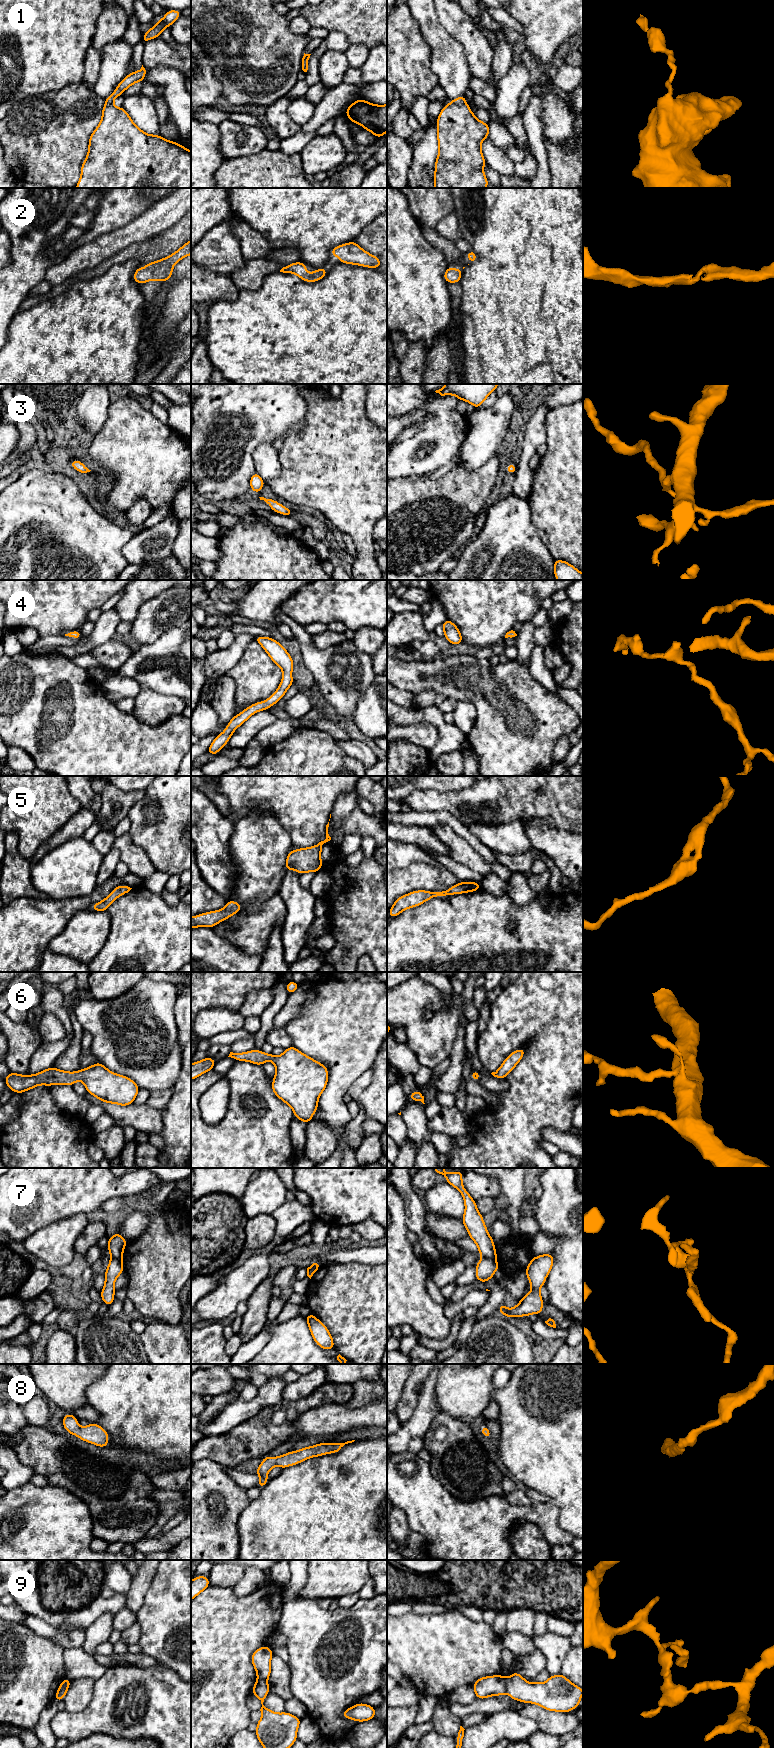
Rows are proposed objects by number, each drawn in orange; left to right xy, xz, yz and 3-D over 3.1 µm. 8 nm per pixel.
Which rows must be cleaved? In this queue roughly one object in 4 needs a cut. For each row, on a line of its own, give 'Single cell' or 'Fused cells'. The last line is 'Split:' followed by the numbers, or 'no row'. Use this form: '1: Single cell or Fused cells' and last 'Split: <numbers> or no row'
1: Fused cells
2: Single cell
3: Single cell
4: Single cell
5: Single cell
6: Single cell
7: Fused cells
8: Single cell
9: Fused cells
Split: 1, 7, 9

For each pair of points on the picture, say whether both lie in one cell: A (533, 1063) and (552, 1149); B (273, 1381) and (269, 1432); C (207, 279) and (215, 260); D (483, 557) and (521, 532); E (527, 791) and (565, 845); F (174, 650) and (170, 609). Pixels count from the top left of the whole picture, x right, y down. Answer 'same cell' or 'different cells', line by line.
A: different cells
B: different cells
C: different cells
D: same cell
E: different cells
F: different cells

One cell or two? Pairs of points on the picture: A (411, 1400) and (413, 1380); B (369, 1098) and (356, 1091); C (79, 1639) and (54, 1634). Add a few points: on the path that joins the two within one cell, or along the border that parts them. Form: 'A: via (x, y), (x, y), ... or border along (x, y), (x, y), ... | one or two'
A: via (411, 1395), (411, 1385) | one
B: border along (372, 1073), (372, 1081), (358, 1099) | two
C: via (73, 1639), (65, 1639), (60, 1636) | one

